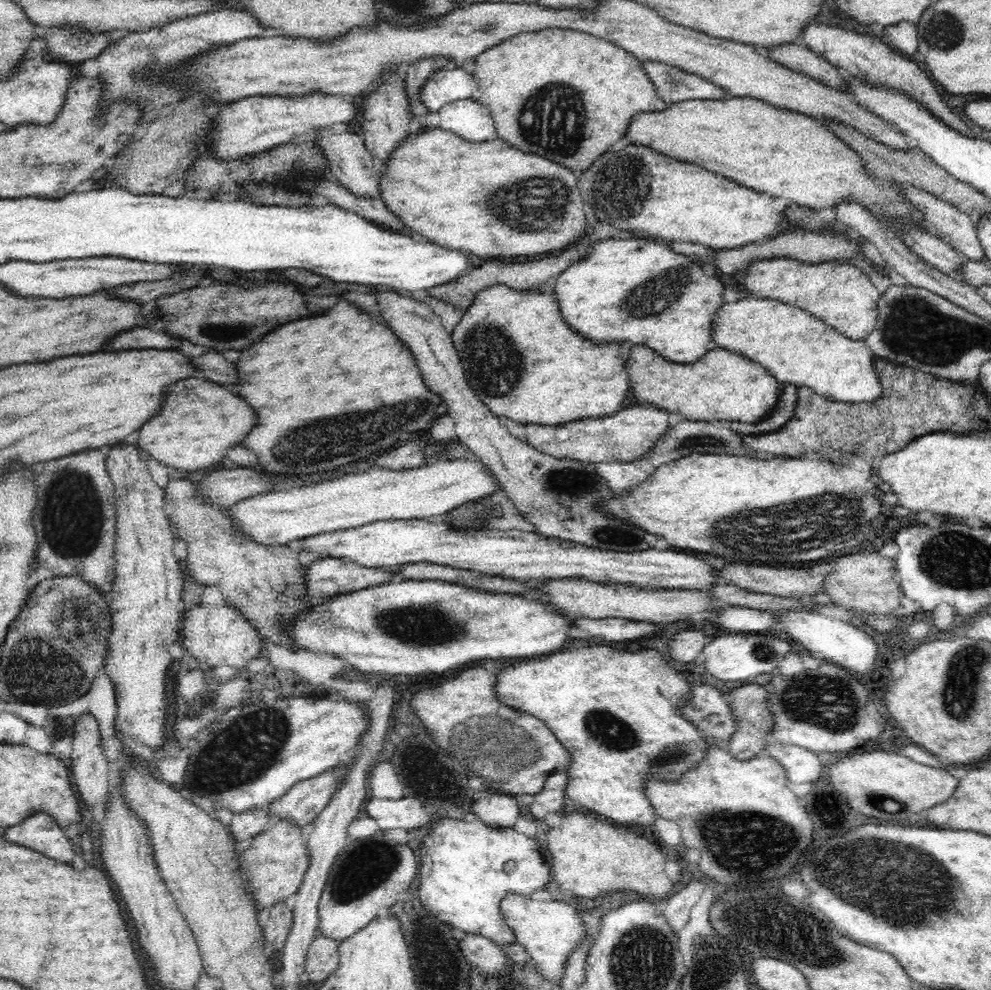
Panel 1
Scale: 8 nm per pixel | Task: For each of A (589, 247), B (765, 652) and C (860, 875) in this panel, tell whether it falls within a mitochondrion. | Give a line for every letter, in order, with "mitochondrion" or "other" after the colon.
A: other
B: mitochondrion
C: mitochondrion

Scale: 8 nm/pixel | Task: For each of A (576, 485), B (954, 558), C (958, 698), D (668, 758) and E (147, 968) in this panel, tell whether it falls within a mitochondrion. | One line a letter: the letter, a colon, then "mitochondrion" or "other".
A: mitochondrion
B: mitochondrion
C: mitochondrion
D: mitochondrion
E: other

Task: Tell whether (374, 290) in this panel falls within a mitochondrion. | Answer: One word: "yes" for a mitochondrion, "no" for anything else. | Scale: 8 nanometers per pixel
no

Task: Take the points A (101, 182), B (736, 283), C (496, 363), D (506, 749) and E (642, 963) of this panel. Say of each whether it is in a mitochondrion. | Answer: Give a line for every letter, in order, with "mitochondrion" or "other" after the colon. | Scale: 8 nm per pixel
A: other
B: other
C: mitochondrion
D: mitochondrion
E: mitochondrion

